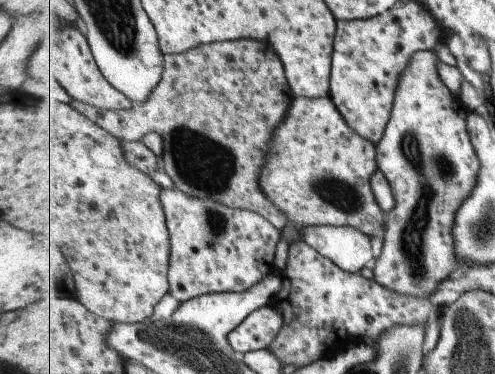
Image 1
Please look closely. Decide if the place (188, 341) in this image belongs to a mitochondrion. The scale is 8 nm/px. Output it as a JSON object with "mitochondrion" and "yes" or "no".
{"mitochondrion":"yes"}

